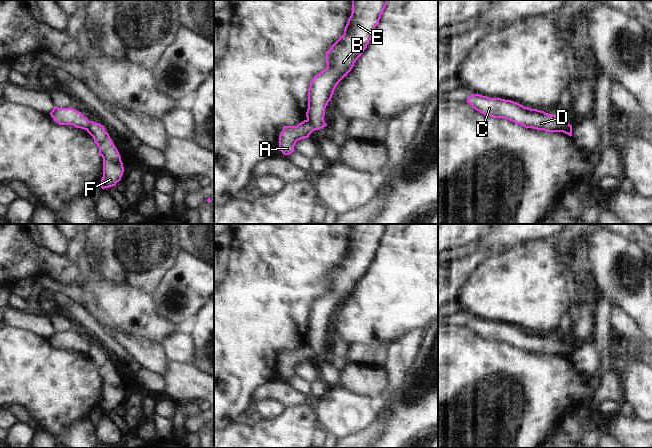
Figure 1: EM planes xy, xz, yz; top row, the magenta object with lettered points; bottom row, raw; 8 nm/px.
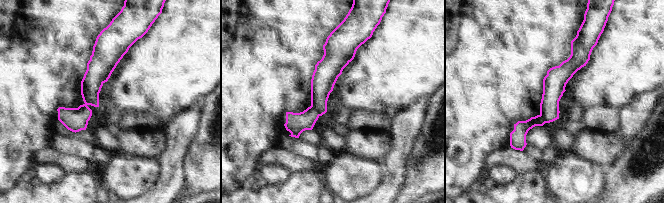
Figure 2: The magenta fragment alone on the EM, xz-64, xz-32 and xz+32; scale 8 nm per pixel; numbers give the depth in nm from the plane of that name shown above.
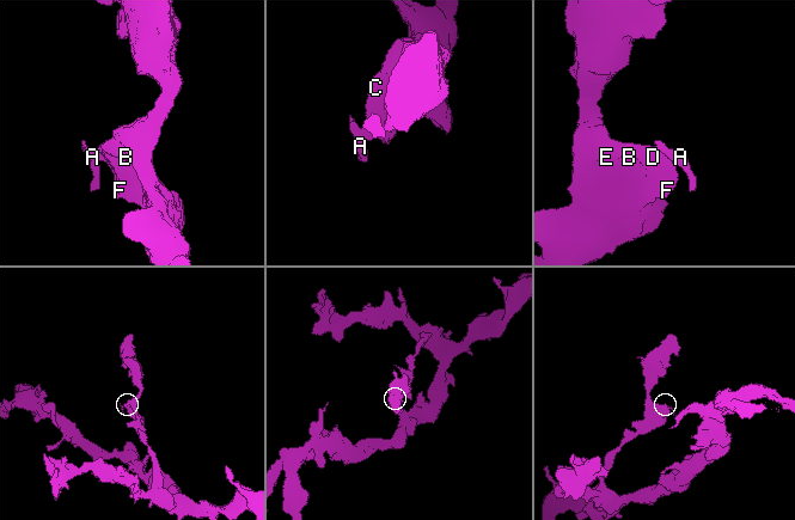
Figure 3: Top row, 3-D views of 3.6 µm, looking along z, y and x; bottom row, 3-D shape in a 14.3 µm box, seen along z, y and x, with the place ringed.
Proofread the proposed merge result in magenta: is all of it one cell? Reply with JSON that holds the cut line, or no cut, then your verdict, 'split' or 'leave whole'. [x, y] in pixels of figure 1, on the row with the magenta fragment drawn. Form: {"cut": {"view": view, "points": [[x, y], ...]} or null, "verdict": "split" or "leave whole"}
{"cut": {"view": "xz", "points": [[307, 119], [314, 129]]}, "verdict": "split"}

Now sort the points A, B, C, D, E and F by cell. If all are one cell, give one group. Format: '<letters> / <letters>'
A / B C D E F

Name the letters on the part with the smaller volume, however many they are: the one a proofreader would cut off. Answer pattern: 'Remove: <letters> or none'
Remove: A

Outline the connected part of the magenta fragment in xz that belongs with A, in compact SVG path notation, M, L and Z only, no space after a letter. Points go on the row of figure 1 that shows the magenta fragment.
M304 120L297 126L283 126L283 132L279 135L279 151L284 155L291 154L298 140L308 138L314 131L308 120Z

